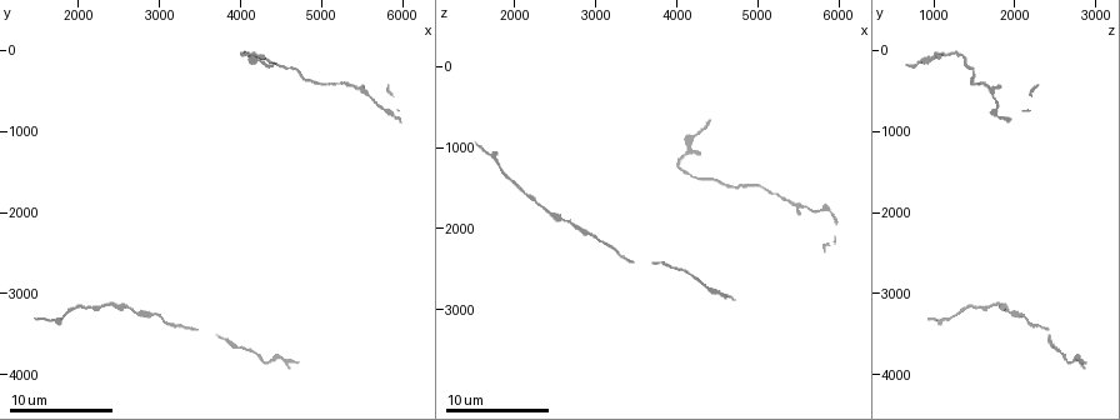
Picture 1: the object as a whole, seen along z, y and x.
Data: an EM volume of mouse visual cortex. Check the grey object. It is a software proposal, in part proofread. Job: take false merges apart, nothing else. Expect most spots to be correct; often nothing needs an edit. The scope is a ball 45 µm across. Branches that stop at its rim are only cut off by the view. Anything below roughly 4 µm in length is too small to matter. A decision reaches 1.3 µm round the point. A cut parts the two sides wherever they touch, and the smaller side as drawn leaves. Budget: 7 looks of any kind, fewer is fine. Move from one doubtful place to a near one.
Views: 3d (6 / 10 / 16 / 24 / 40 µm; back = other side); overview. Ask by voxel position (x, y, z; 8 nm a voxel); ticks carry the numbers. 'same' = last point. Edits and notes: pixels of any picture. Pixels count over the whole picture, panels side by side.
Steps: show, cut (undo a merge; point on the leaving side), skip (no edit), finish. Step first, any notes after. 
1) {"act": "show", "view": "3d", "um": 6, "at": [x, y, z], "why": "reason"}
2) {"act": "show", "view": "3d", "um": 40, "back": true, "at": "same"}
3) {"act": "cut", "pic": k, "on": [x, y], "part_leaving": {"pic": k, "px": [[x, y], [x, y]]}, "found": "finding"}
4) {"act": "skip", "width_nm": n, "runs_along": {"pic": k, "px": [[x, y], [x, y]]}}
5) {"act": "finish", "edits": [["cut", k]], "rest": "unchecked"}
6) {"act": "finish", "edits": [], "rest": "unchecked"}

{"act": "show", "view": "3d", "um": 10, "at": [3000, 3300, 2100], "why": "calibre changes"}

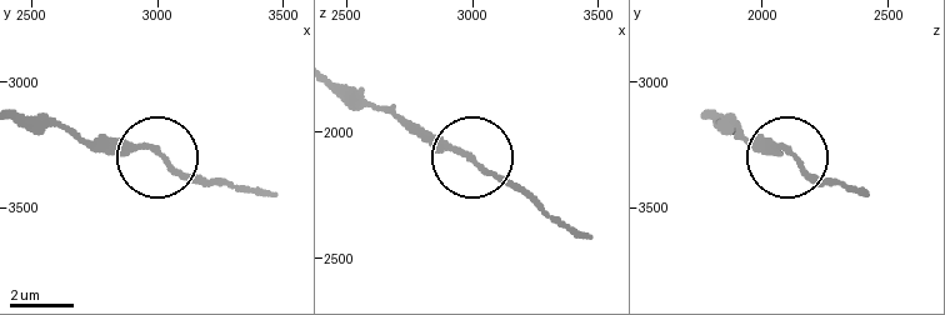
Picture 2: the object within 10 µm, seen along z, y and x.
{"act": "skip", "found": "all the same neuron"}

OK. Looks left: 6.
{"act": "show", "view": "3d", "um": 16, "at": [4100, 50, 1100], "why": "three arms meet"}

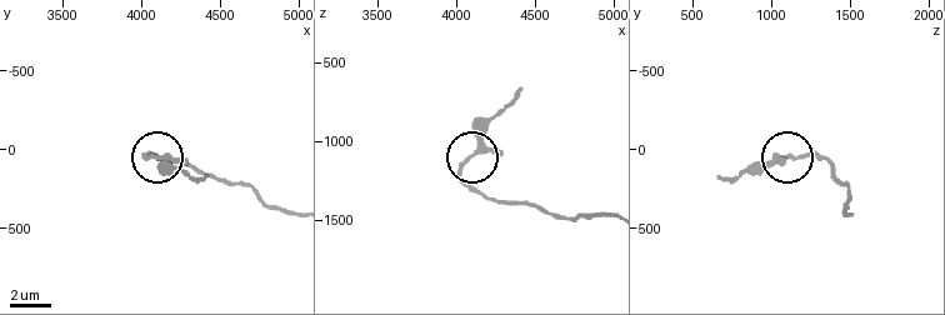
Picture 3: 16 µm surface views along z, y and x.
{"act": "cut", "pic": 3, "on": [476, 148], "arms": 3, "found": "two neurons meet here"}

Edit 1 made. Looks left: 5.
{"act": "show", "view": "overview"}

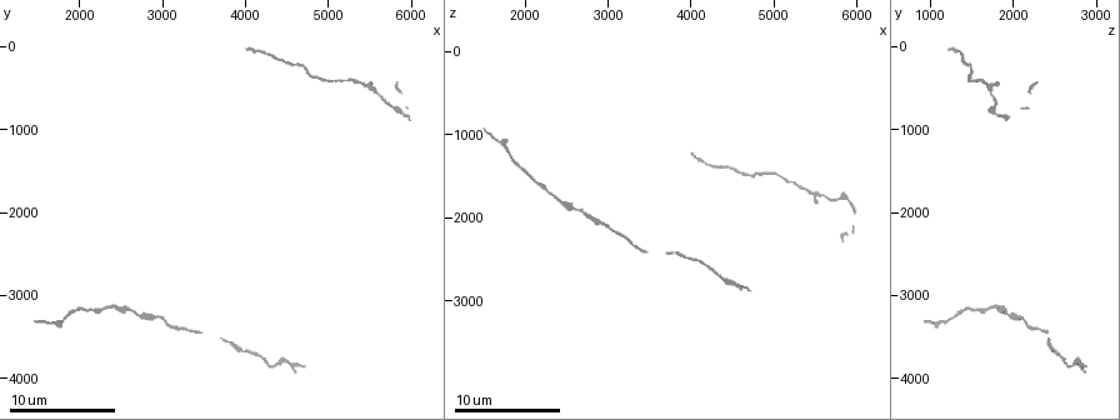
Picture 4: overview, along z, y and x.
{"act": "show", "view": "3d", "um": 6, "at": [4950, 400, 1500]}

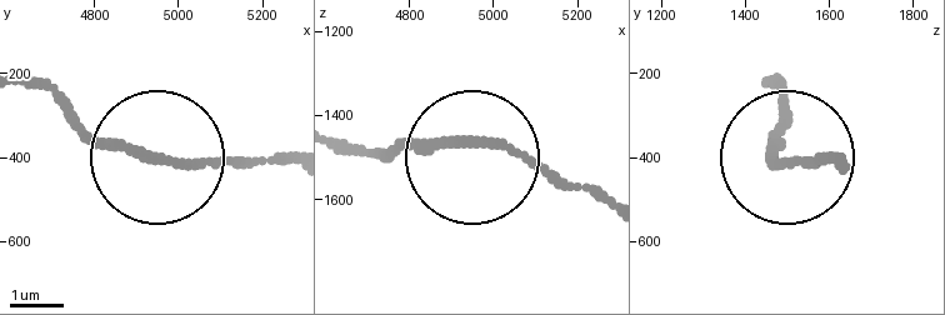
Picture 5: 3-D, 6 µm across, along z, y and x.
{"act": "show", "view": "3d", "um": 6, "back": true, "at": [4965, 410, 1460], "why": "other side"}

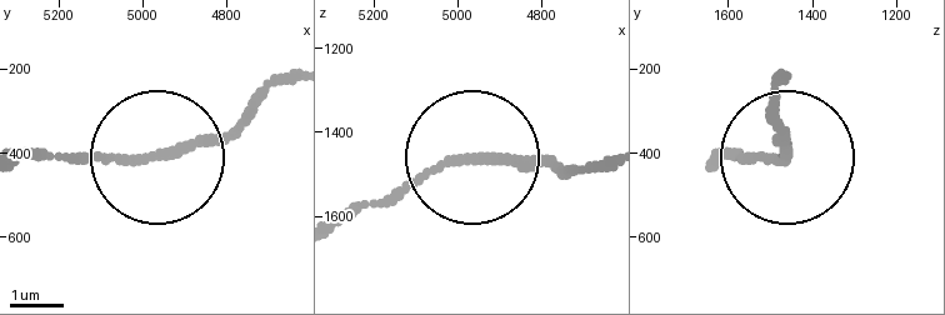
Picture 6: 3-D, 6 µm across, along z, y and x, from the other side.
{"act": "skip", "runs_along": {"pic": 6, "px": [[784, 153], [771, 85]]}, "found": "all the same neuron"}

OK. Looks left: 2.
{"act": "finish", "edits": [["cut", 3]], "rest": "unchecked"}

